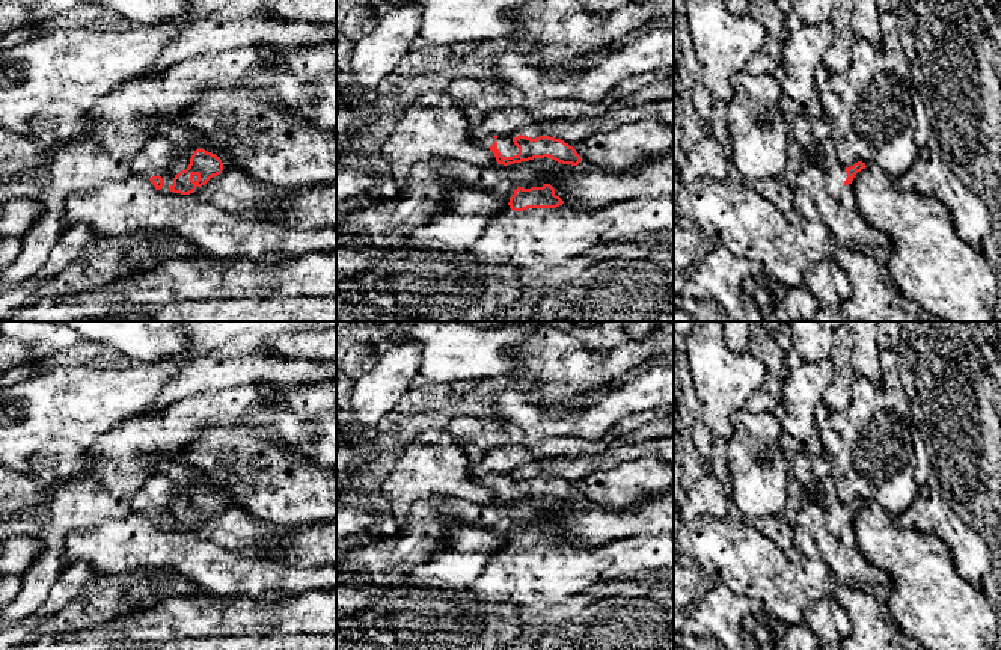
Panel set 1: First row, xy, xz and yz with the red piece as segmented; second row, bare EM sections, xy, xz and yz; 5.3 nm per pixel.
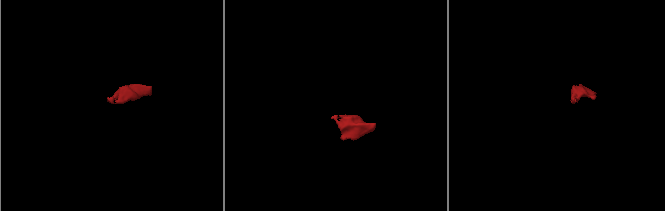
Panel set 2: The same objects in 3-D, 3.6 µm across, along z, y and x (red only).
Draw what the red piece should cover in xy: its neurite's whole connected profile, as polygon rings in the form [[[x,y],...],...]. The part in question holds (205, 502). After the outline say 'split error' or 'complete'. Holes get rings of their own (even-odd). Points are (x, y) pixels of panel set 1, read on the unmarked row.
[[[151,475],[131,501],[134,513],[146,513],[155,528],[169,526],[173,531],[190,532],[205,523],[223,508],[222,498],[199,486],[193,490],[190,502],[178,513],[172,510],[172,498],[178,489],[163,475]]]; split error

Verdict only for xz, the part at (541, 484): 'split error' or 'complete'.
split error

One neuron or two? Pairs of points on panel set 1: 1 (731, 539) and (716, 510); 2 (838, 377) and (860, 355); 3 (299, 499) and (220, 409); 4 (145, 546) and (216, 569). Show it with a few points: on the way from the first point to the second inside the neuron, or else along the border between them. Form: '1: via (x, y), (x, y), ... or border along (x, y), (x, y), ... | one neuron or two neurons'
1: border along (727, 516), (697, 516), (689, 522) | two neurons
2: border along (851, 347), (851, 365), (857, 373) | two neurons
3: border along (199, 433), (249, 426), (266, 441) | two neurons
4: via (163, 548), (183, 551), (198, 560) | one neuron

